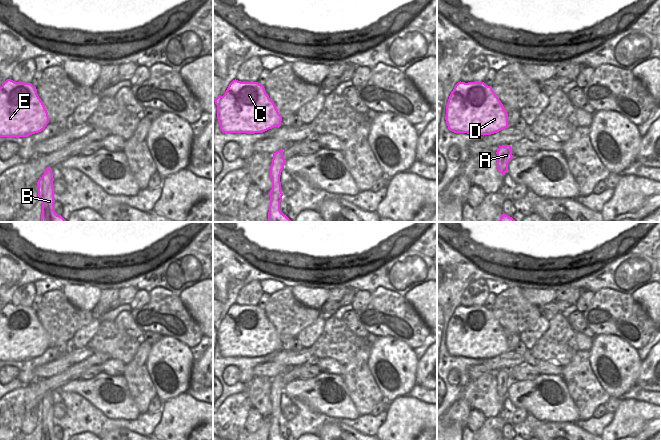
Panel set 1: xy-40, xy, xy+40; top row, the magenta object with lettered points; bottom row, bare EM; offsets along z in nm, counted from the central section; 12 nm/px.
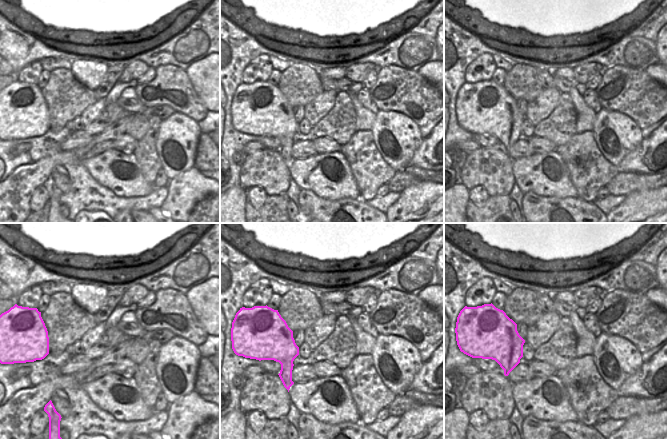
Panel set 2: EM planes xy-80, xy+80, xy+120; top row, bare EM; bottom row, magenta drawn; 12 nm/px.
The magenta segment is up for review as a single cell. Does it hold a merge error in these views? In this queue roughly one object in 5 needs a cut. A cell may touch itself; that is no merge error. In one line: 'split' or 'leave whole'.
leave whole

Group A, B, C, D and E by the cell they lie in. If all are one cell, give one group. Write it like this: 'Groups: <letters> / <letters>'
Groups: A B C D E.

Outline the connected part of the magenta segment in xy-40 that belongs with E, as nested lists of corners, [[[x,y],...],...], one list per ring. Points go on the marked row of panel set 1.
[[[7,79],[0,87],[0,137],[27,137],[49,123],[48,112],[31,83]]]

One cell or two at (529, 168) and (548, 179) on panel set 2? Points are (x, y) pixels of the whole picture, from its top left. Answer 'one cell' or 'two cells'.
one cell

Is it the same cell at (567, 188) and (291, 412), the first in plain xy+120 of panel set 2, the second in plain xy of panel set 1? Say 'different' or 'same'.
different

